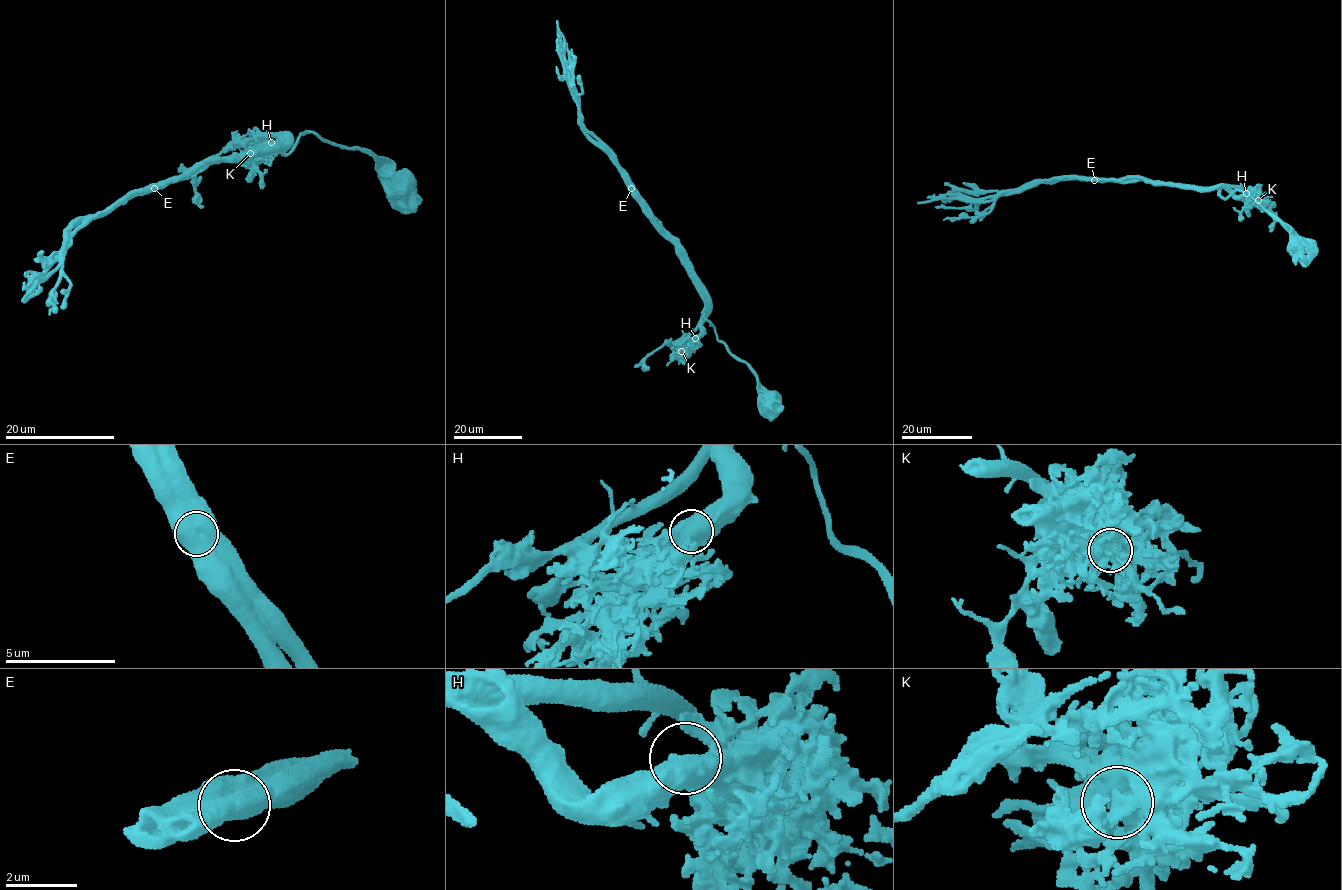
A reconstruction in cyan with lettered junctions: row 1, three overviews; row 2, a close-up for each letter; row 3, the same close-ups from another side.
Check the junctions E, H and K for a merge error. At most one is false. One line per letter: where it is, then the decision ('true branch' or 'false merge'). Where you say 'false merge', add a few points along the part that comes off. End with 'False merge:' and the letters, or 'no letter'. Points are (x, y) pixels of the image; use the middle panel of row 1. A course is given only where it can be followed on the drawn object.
E: at (631, 188); false merge; foreign part runs (631, 188), (646, 216), (675, 246), (703, 299), (704, 313), (691, 332), (651, 352), (644, 369), (649, 367)
H: at (695, 338); true branch
K: at (681, 351); true branch
False merge: E

